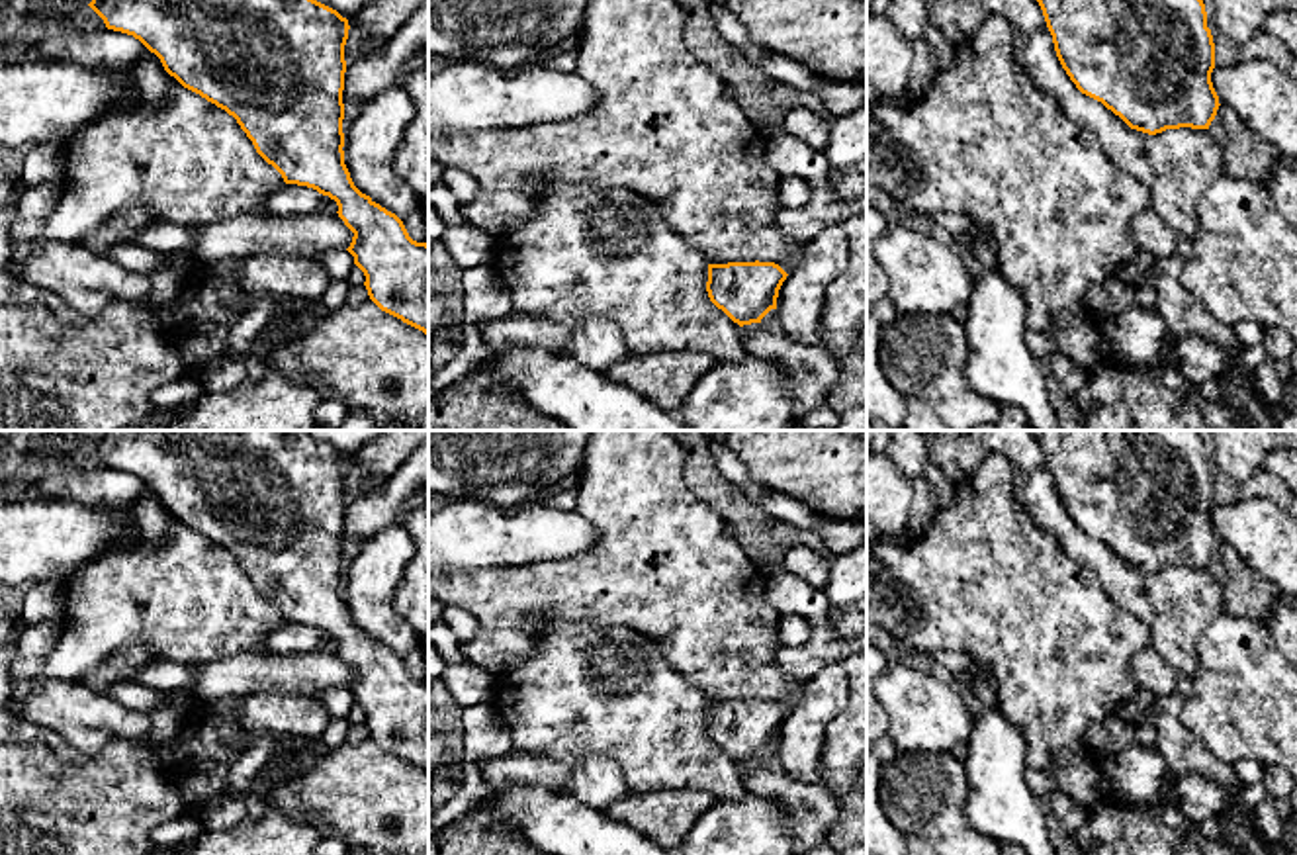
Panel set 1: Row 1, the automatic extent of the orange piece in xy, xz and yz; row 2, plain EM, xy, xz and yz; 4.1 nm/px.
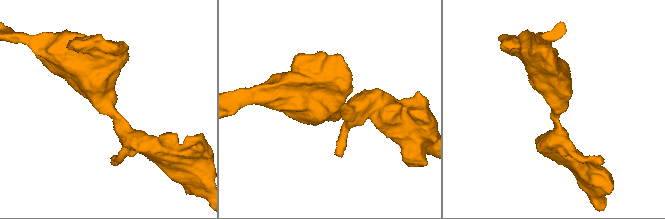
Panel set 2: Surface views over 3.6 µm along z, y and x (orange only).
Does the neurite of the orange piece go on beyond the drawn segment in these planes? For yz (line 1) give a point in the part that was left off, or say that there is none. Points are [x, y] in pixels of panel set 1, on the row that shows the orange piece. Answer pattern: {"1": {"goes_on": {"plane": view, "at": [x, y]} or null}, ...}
{"1": {"goes_on": null}}

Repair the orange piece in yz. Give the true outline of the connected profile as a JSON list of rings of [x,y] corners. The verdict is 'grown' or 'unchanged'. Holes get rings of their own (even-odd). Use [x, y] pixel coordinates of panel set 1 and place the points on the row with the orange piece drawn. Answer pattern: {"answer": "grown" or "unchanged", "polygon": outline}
{"answer": "unchanged", "polygon": [[[1037,0],[1076,88],[1131,129],[1209,129],[1219,110],[1203,0]]]}

